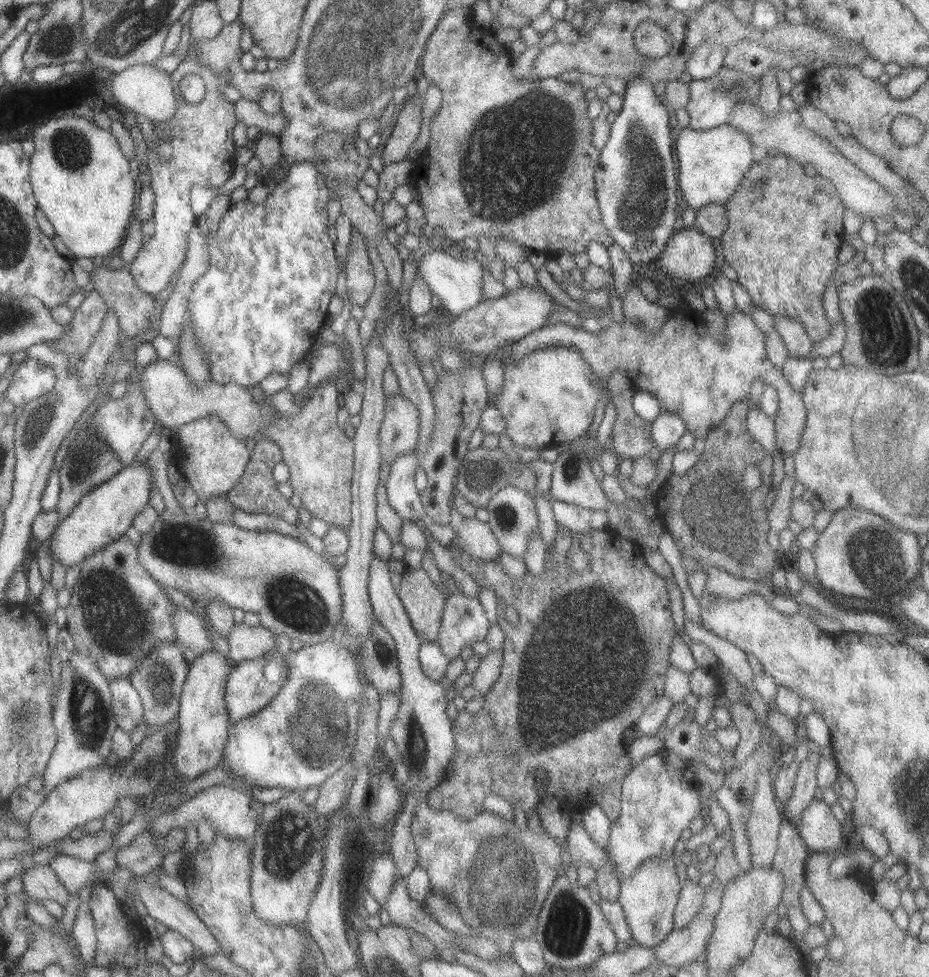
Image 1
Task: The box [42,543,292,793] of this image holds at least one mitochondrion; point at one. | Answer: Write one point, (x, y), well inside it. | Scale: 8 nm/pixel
(103, 598)

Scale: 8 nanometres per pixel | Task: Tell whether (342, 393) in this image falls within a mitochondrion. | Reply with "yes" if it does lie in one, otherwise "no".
no

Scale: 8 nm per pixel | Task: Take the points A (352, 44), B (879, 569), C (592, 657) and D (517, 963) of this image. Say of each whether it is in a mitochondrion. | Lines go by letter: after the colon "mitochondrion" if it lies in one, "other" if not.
A: mitochondrion
B: mitochondrion
C: mitochondrion
D: other

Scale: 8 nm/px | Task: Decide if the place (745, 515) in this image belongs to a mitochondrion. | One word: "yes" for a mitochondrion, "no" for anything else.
yes

